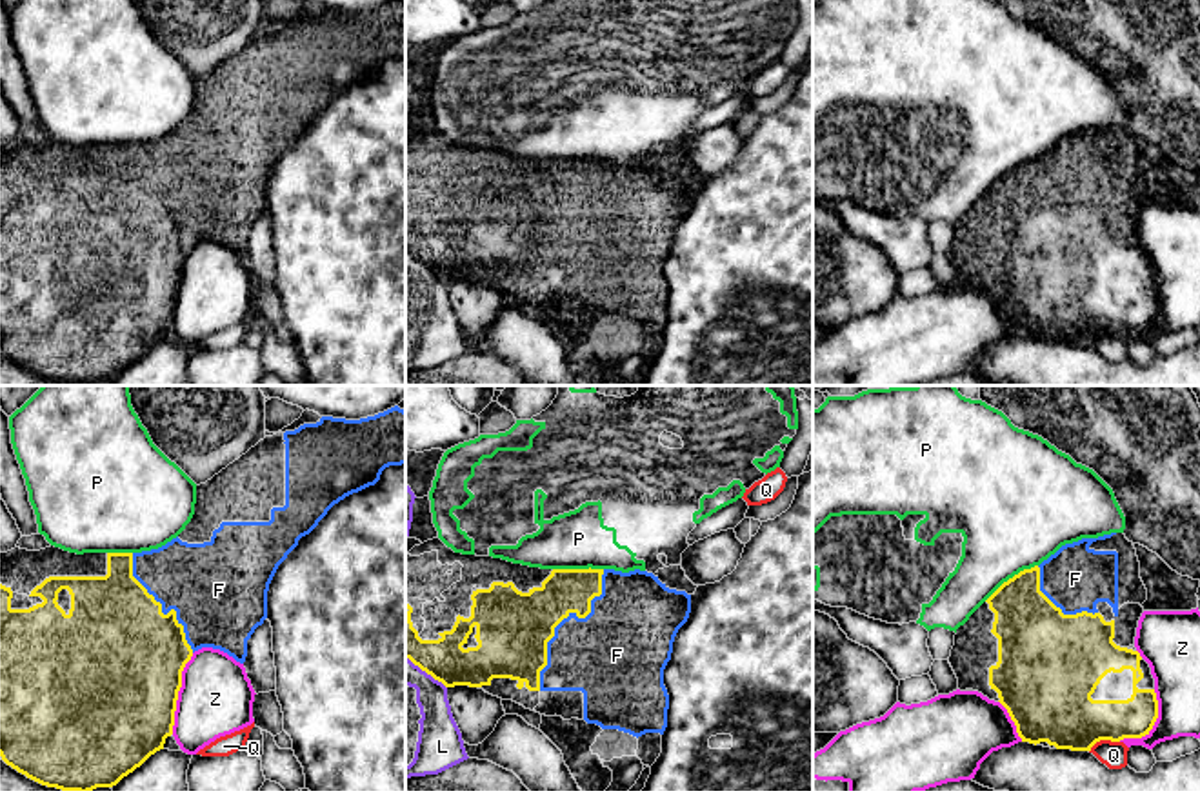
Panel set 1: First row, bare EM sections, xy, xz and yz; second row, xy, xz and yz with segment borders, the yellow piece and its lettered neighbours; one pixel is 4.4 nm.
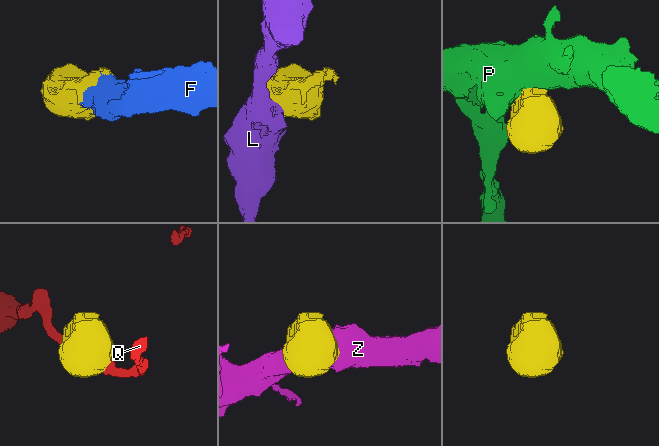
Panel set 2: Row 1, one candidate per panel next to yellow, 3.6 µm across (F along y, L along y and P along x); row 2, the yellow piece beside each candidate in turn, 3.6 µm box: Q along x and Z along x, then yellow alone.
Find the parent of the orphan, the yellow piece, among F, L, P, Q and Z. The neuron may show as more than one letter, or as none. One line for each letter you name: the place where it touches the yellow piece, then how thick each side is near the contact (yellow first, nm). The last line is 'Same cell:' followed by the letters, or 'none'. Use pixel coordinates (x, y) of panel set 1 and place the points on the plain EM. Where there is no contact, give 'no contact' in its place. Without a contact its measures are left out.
F: xz (562, 211) | 320/380 nm
Same cell: F

